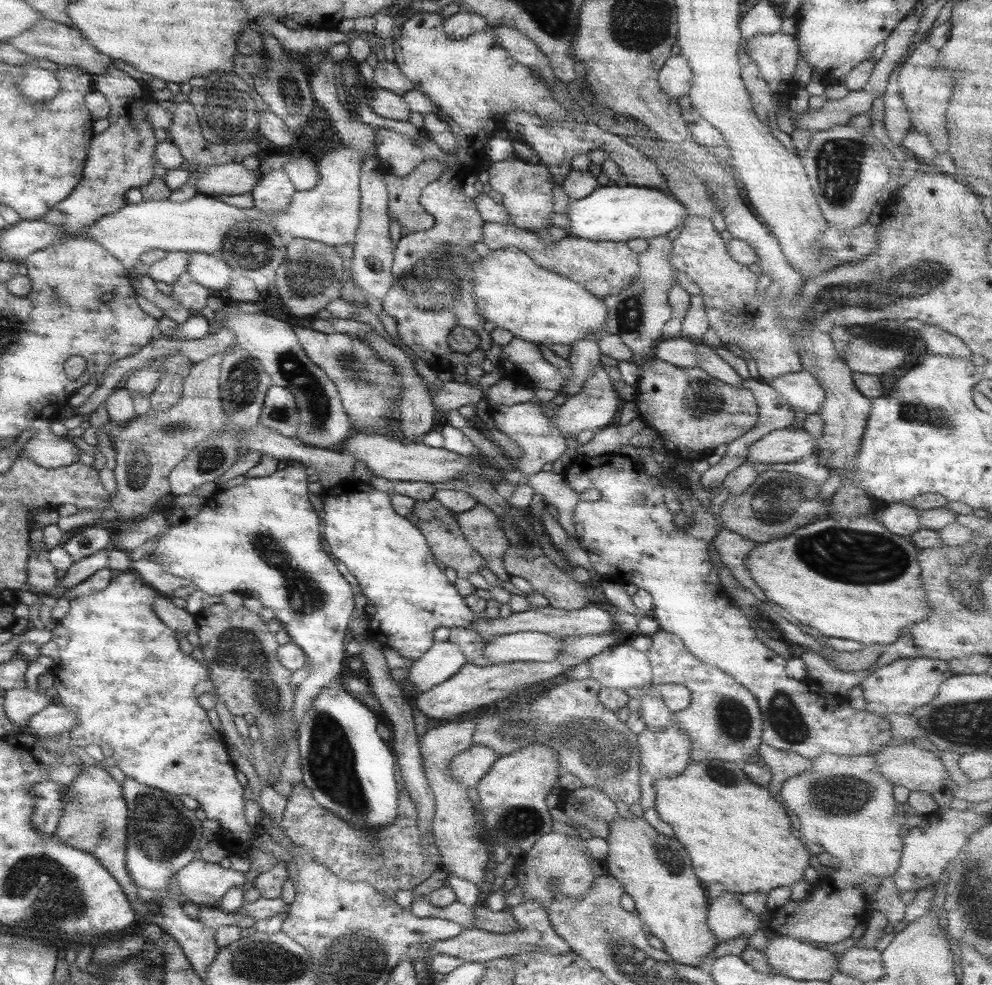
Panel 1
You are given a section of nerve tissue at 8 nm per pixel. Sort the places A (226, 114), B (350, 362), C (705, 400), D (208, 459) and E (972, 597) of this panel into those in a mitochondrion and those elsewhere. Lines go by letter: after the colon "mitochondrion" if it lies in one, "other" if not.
A: mitochondrion
B: mitochondrion
C: mitochondrion
D: mitochondrion
E: mitochondrion

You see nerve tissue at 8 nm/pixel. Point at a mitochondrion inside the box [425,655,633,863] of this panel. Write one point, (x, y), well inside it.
(509, 827)

